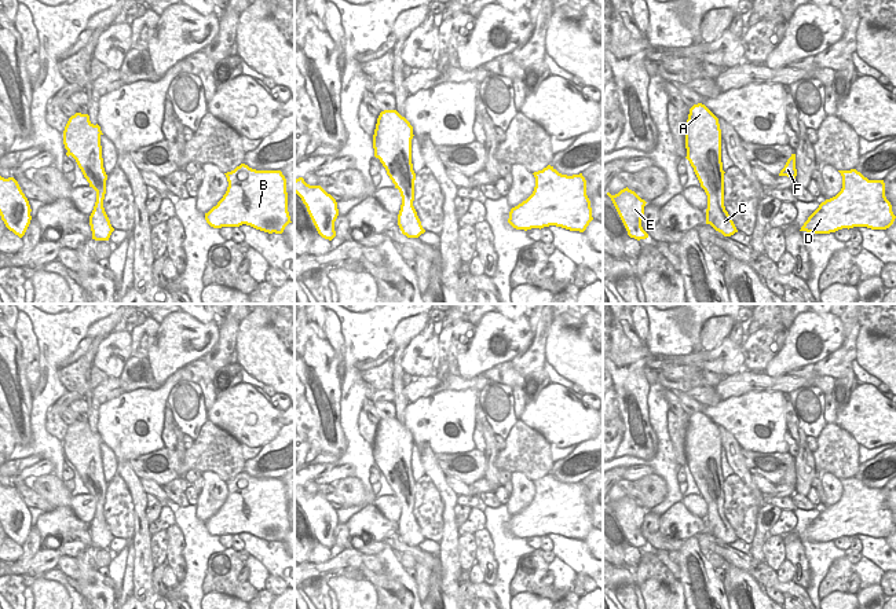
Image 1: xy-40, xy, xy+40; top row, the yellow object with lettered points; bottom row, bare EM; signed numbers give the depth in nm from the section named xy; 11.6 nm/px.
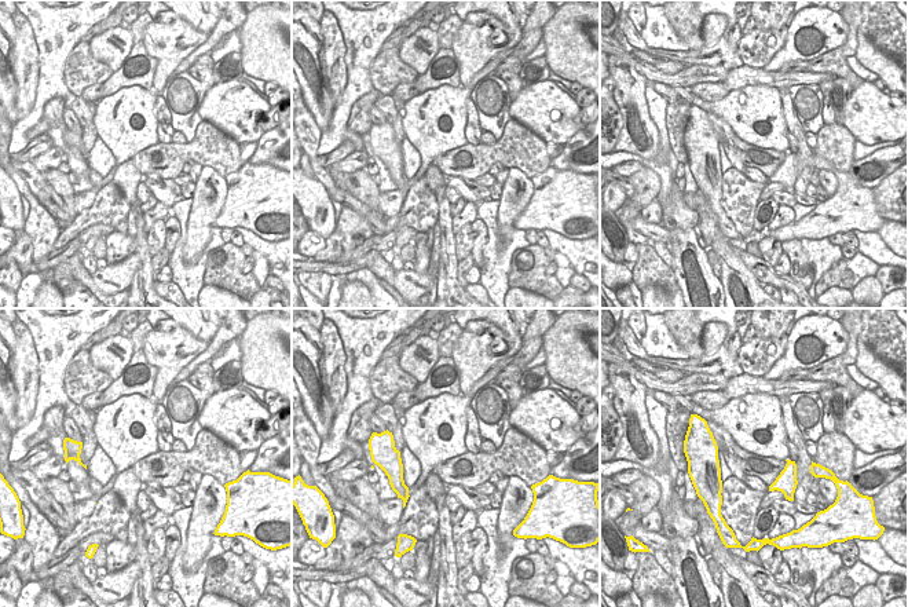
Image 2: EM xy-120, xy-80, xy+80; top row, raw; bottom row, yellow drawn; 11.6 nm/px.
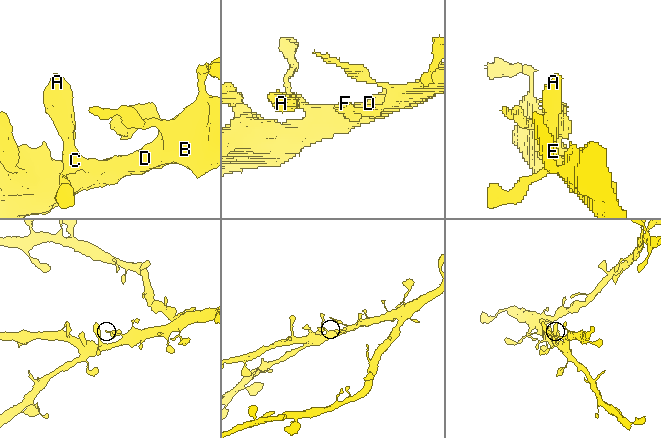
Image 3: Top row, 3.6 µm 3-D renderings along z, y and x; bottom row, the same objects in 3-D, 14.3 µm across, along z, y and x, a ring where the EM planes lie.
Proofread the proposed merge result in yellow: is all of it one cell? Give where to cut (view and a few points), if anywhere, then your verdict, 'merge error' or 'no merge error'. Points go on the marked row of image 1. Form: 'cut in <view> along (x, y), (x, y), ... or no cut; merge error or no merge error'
no cut; no merge error

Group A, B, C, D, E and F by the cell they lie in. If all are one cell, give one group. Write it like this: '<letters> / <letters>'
A B C D E F

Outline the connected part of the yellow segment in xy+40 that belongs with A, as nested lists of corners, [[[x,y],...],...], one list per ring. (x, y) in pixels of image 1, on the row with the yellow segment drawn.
[[[702,103],[690,109],[685,125],[687,159],[707,195],[706,224],[724,236],[738,232],[724,206],[724,170],[718,118]]]

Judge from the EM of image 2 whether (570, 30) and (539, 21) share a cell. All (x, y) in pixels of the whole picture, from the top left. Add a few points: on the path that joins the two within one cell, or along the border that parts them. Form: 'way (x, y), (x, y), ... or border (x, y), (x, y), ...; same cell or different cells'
border (555, 14), (541, 28); different cells

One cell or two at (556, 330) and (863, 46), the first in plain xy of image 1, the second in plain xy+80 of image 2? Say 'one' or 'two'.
one

